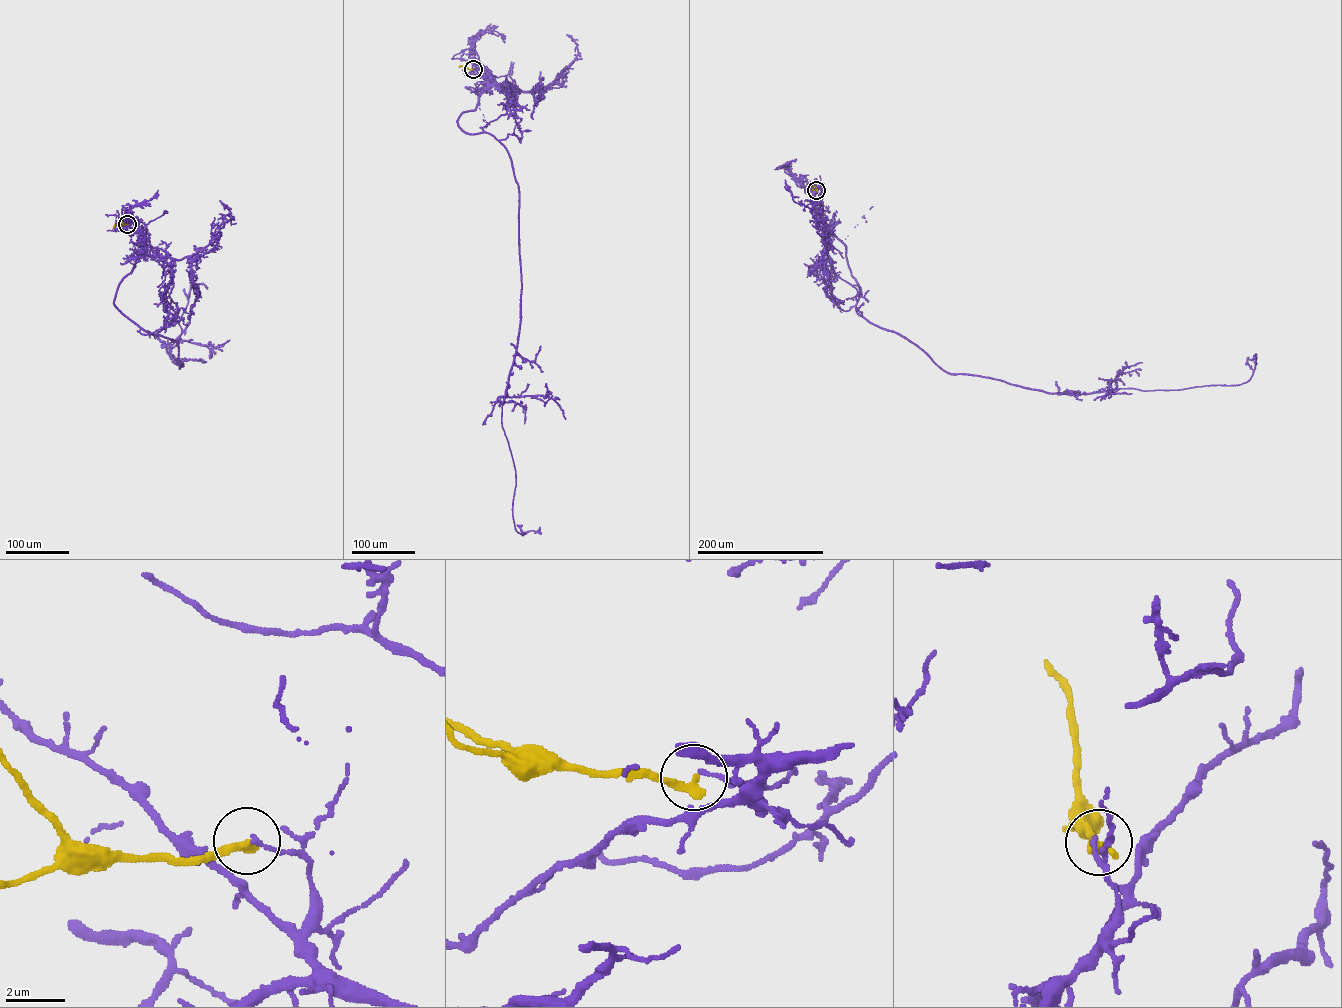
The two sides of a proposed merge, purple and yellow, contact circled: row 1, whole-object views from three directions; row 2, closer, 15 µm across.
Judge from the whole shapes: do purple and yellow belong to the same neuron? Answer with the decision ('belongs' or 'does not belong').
does not belong

